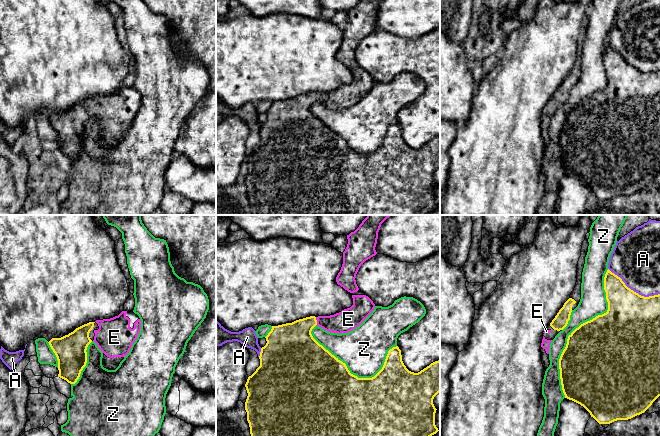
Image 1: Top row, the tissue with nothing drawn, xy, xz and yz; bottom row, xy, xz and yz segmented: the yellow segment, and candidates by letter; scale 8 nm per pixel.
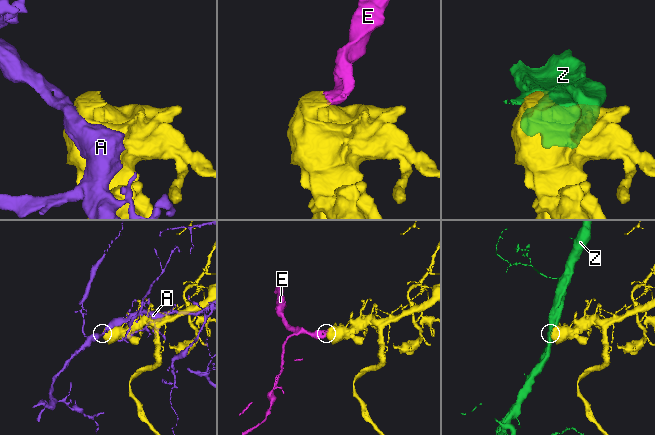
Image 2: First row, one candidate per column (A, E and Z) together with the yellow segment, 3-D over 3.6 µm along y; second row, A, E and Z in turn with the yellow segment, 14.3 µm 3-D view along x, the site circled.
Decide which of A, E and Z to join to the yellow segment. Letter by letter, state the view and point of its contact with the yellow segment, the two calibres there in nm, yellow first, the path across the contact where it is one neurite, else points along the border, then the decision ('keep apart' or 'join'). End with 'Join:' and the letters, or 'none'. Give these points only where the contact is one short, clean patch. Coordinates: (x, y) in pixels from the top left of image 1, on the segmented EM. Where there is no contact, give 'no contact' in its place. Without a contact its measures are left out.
A: contact yz (632, 290); calibres 440 and 380 nm; keep apart
E: contact xz (316, 321); calibres 320 and 180 nm; way xz (293, 342), (316, 321), (345, 321); join
Z: contact yz (578, 327); calibres 500 and 220 nm; keep apart
Join: E

